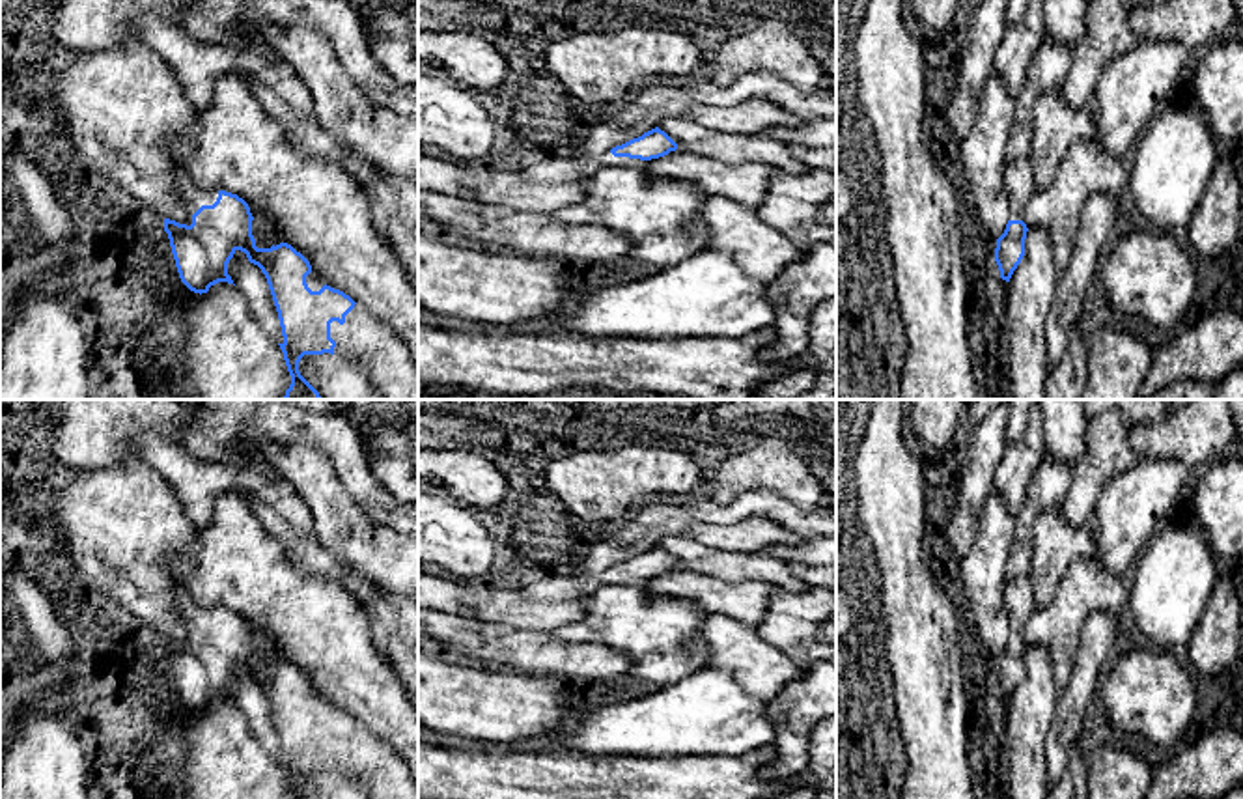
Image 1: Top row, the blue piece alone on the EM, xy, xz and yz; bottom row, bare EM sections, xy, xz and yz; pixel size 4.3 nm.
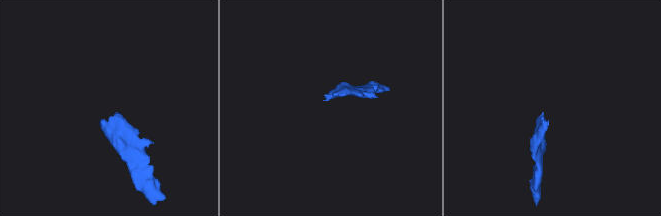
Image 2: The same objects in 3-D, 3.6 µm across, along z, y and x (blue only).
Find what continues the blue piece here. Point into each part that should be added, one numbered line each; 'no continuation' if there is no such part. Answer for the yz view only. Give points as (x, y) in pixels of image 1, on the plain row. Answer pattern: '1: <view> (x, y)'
1: yz (1019, 596)

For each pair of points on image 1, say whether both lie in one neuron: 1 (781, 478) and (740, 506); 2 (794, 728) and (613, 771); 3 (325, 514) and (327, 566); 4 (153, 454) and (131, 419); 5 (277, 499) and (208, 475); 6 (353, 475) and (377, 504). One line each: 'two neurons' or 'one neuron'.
1: two neurons
2: two neurons
3: two neurons
4: two neurons
5: one neuron
6: one neuron

